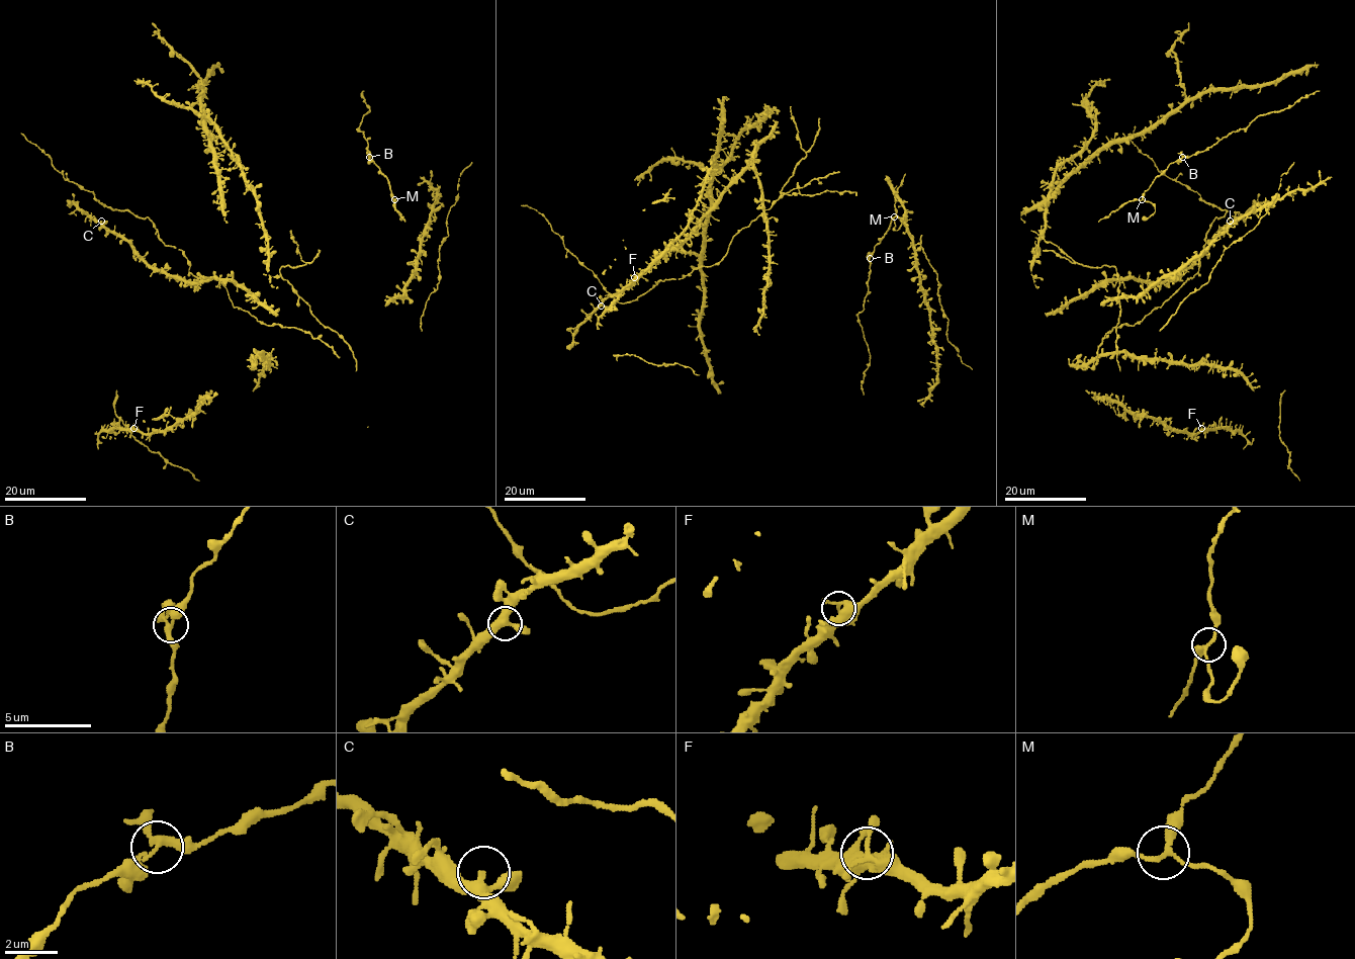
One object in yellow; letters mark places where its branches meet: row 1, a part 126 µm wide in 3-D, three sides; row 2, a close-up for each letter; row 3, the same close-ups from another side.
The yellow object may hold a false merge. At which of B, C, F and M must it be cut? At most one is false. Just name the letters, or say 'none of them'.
none of them

